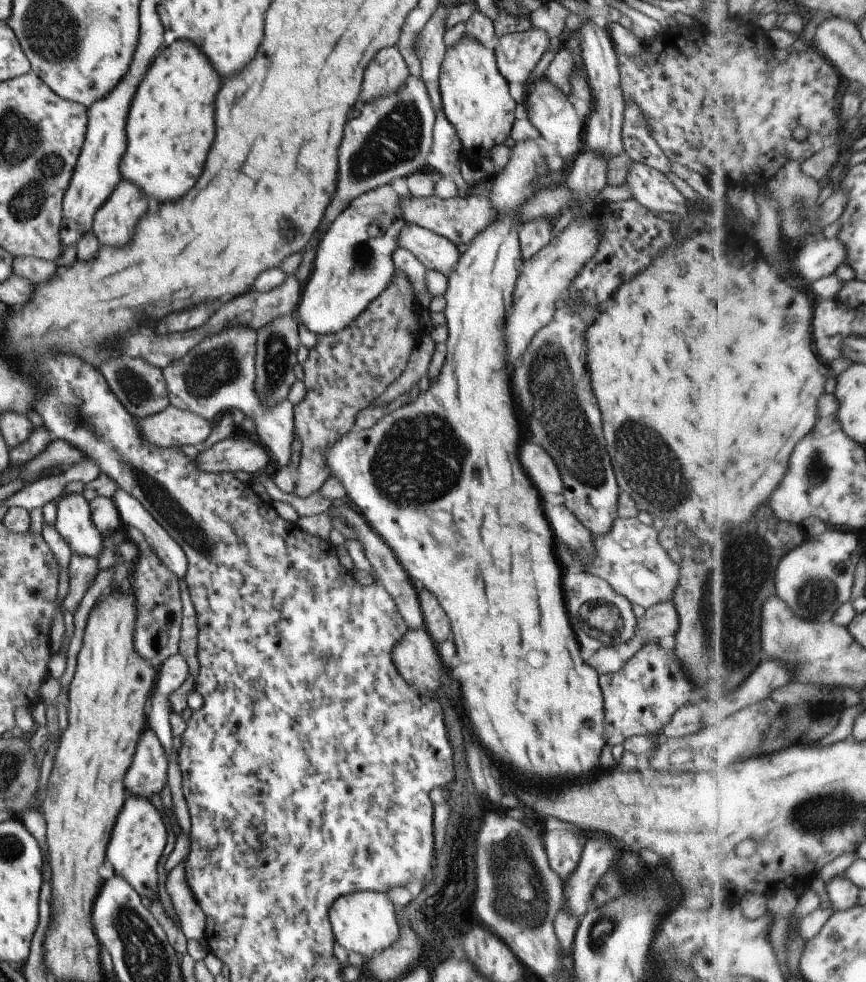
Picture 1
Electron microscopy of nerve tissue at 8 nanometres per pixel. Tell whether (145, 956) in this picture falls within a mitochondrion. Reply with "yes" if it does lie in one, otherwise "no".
yes

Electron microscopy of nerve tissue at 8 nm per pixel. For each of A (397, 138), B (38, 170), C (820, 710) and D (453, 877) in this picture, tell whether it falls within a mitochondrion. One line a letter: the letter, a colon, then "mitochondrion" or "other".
A: mitochondrion
B: mitochondrion
C: other
D: other

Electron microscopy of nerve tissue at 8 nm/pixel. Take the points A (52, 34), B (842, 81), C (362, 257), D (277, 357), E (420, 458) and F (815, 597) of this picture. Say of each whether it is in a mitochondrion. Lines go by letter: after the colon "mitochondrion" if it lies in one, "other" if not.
A: mitochondrion
B: other
C: mitochondrion
D: mitochondrion
E: mitochondrion
F: mitochondrion

